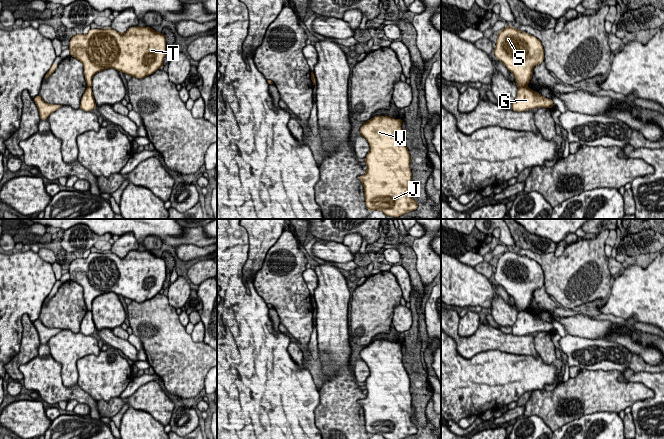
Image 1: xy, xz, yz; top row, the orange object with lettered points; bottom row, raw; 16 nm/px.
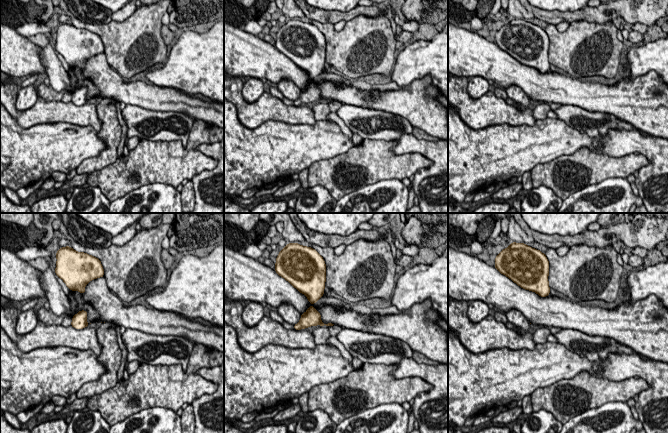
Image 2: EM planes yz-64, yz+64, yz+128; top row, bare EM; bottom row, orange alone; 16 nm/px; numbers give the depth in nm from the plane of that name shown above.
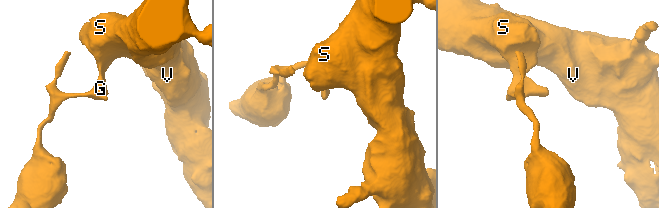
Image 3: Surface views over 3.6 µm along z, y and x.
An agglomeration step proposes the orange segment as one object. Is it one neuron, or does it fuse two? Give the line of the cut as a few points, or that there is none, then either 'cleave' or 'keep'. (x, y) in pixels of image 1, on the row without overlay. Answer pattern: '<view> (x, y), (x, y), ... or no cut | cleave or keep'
yz (526, 309), (518, 312) | cleave

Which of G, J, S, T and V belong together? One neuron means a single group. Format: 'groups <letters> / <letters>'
groups G / J S T V

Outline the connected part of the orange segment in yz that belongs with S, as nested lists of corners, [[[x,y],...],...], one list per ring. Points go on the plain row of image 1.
[[[511,249],[498,256],[494,278],[514,299],[518,312],[529,308],[533,292],[544,285],[541,265]]]

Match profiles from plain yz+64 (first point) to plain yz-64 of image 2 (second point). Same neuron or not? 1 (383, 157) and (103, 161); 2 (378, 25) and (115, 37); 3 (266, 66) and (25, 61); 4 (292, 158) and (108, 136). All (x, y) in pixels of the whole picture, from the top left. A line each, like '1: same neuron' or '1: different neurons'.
1: different neurons
2: same neuron
3: same neuron
4: different neurons

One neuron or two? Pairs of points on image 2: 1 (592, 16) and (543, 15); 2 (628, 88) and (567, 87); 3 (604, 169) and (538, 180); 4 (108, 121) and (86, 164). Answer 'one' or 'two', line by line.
1: one
2: one
3: one
4: one

